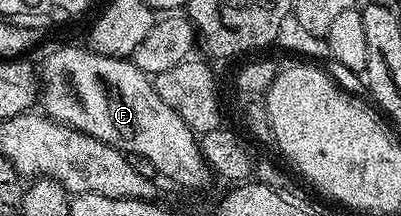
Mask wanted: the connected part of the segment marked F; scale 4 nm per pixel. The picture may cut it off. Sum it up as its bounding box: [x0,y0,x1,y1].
[39,46,211,190]

